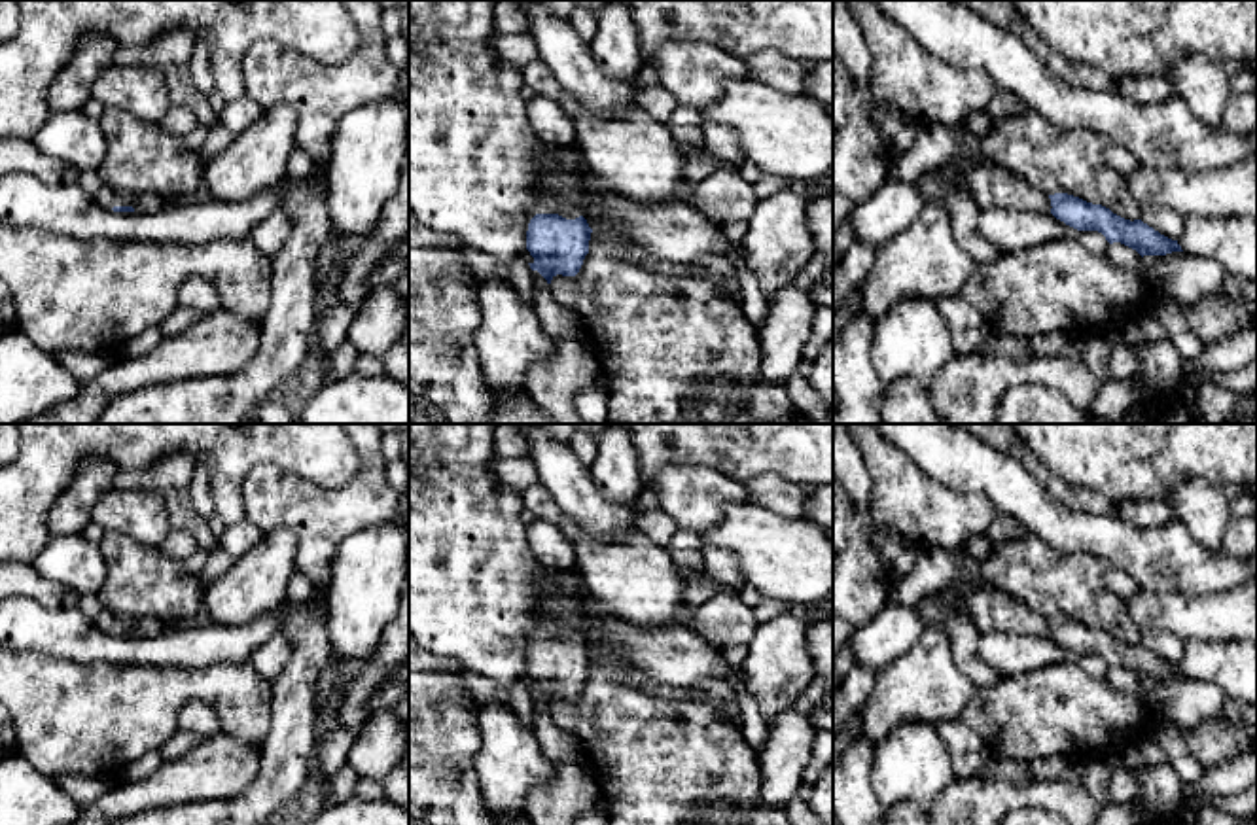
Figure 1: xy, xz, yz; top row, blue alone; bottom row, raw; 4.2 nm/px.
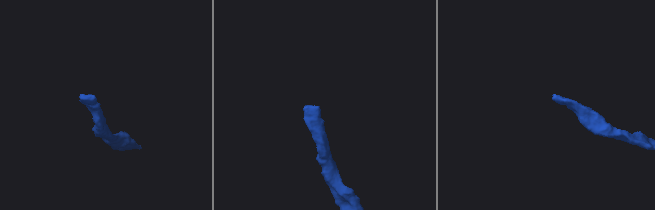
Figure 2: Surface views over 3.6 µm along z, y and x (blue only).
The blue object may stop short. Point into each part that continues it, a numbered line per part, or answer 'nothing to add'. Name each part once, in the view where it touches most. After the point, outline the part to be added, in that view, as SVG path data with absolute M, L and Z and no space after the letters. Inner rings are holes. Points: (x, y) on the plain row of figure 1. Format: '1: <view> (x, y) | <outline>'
1: xz (561, 621) | M562 596L555 607L545 607L534 615L534 638L558 638L566 643L581 640L577 628L577 598Z

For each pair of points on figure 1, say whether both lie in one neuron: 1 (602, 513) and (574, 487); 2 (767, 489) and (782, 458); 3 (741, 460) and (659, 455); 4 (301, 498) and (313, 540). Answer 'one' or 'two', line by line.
1: one
2: two
3: one
4: one

